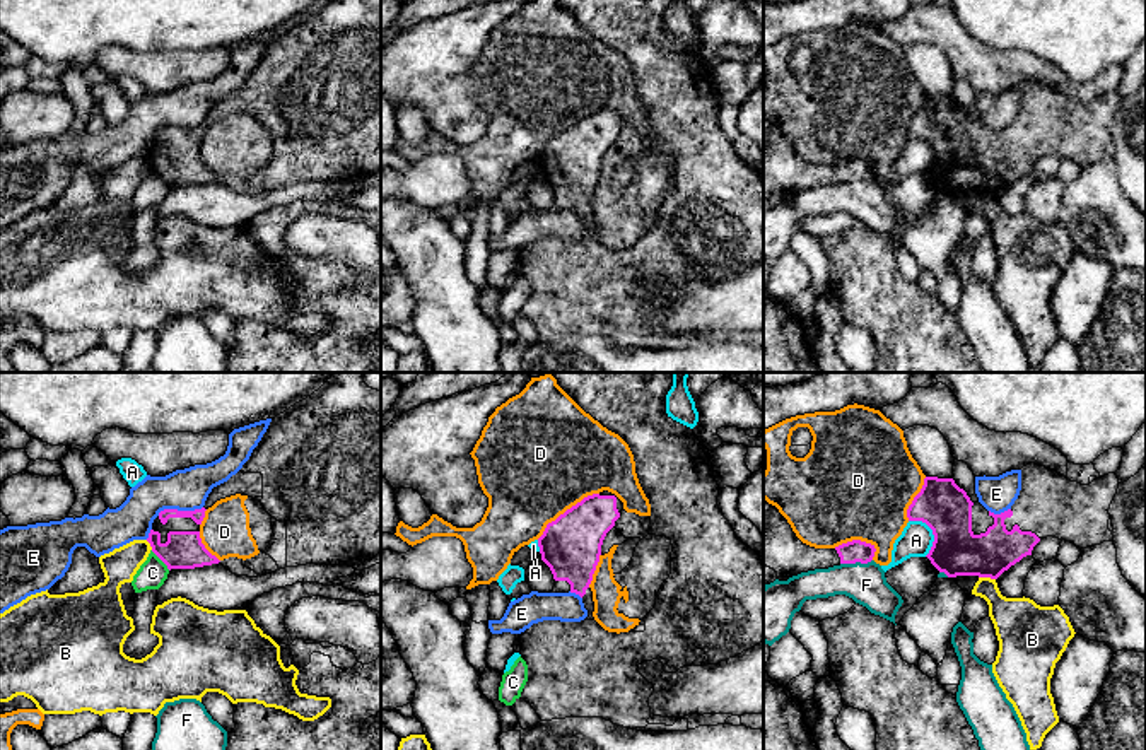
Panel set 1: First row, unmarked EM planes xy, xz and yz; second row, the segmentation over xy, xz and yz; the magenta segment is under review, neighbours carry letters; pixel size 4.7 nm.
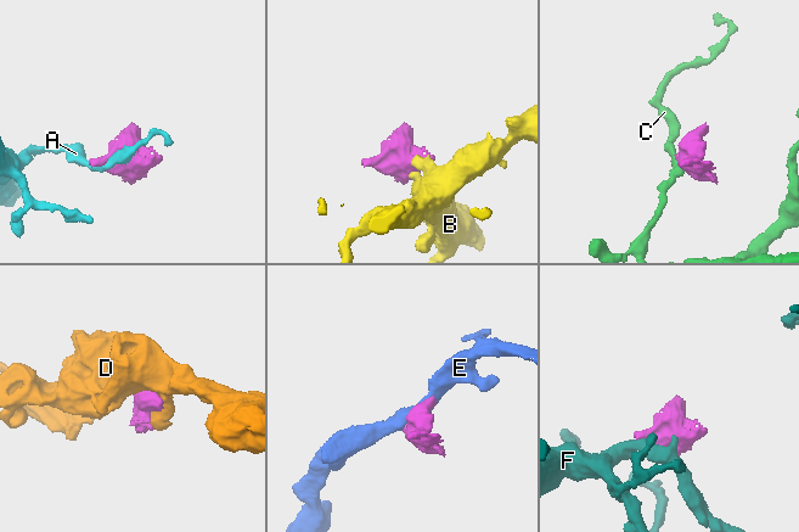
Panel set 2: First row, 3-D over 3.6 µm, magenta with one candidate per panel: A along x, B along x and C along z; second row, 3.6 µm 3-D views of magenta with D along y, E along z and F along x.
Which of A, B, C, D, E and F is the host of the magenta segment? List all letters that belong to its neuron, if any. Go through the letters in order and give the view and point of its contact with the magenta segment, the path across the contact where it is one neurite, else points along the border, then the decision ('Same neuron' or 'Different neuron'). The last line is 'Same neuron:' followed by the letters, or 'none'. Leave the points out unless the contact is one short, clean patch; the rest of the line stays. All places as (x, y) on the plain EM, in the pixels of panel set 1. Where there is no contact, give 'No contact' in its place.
A: Touches magenta at yz (933, 149). Different neuron
B: Touches magenta at yz (988, 193). Boundary: yz (979, 193), (994, 197). Different neuron
C: Touches magenta at xy (161, 176). Boundary: xy (151, 168), (169, 187). Different neuron
D: Touches magenta at xz (567, 127). Different neuron
E: Touches magenta at xy (180, 128). Different neuron
F: Touches magenta at yz (856, 178). Different neuron
Same neuron: none

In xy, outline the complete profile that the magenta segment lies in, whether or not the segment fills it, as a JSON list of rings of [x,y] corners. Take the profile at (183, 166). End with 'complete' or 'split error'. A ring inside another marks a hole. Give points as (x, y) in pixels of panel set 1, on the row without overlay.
[[[205,125],[195,128],[164,126],[152,140],[147,159],[167,186],[195,186],[219,181],[200,155]]]; split error

